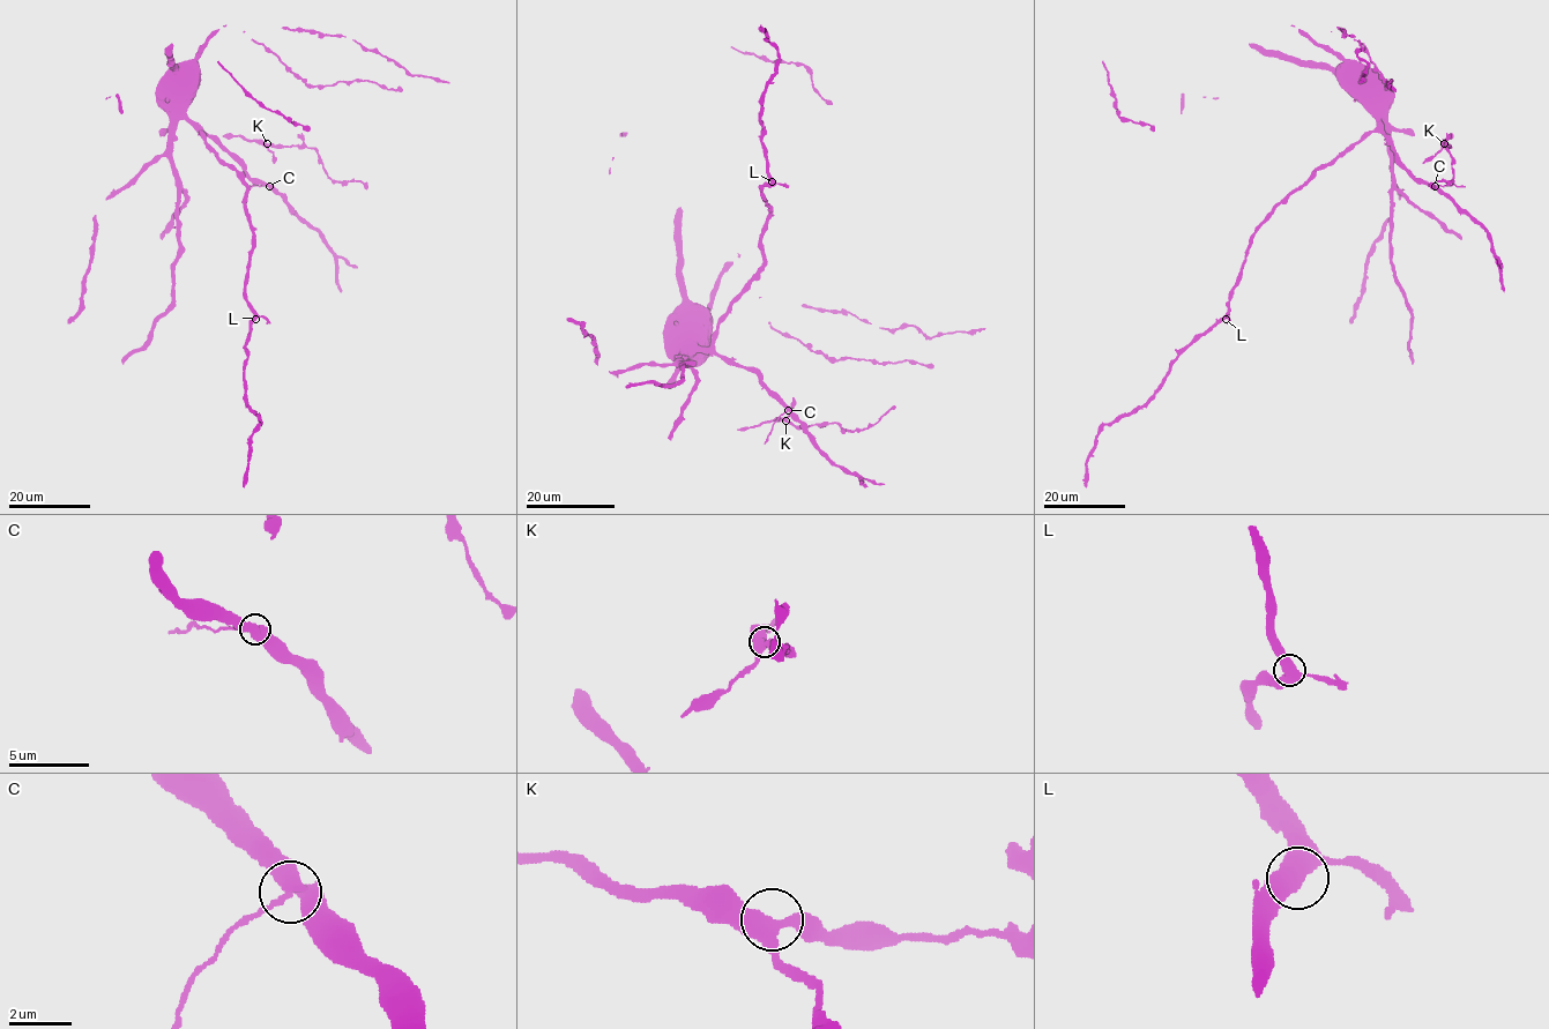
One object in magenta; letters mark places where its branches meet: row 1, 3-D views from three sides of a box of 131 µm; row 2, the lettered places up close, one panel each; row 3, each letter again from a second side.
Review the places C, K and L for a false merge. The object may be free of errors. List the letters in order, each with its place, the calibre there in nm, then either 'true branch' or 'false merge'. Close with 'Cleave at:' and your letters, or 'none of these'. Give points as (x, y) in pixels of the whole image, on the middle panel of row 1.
C: (788, 410) | 420 nm | true branch
K: (786, 420) | 400 nm | true branch
L: (772, 181) | 440 nm | true branch
Cleave at: none of these

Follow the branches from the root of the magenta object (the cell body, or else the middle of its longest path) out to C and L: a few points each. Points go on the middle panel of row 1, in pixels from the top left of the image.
C: (689, 318), (689, 334), (699, 348), (710, 348), (719, 355), (750, 367), (788, 410)
L: (689, 318), (692, 341), (710, 348), (721, 318), (764, 263), (761, 235), (769, 208), (762, 188), (772, 181)

